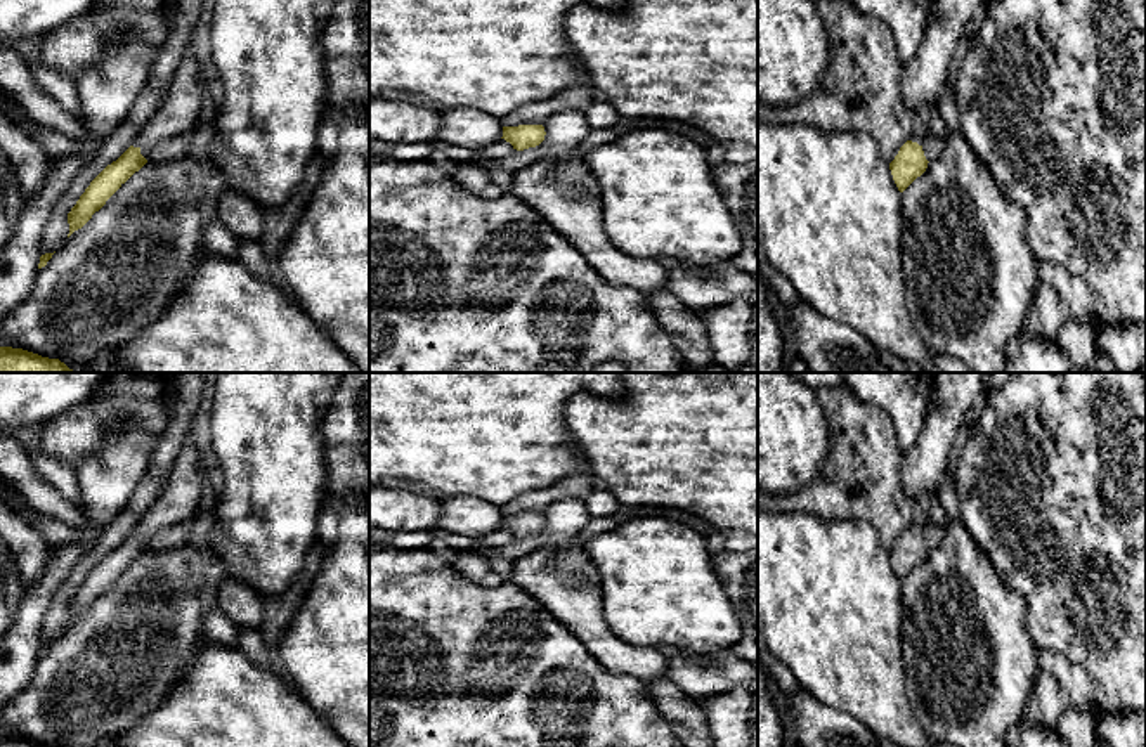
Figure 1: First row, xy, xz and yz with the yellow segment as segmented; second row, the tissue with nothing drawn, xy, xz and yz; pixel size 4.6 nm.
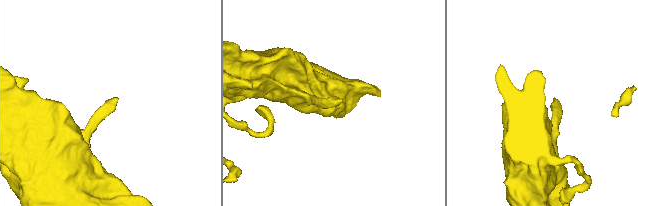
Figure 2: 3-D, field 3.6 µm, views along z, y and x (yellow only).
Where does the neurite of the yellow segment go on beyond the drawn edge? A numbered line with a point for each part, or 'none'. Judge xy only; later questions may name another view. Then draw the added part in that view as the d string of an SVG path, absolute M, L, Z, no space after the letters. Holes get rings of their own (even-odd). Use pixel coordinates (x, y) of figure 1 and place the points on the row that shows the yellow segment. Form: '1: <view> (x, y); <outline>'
1: xy (181, 111); M192 42L172 80L170 94L144 128L132 139L133 147L149 147L201 125L203 95Z

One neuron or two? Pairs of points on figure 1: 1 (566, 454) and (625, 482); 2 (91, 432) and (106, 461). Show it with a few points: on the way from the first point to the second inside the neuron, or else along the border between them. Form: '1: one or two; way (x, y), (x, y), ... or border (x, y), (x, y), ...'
1: two; border (564, 418), (583, 454)
2: two; border (137, 430), (106, 435), (77, 470)

